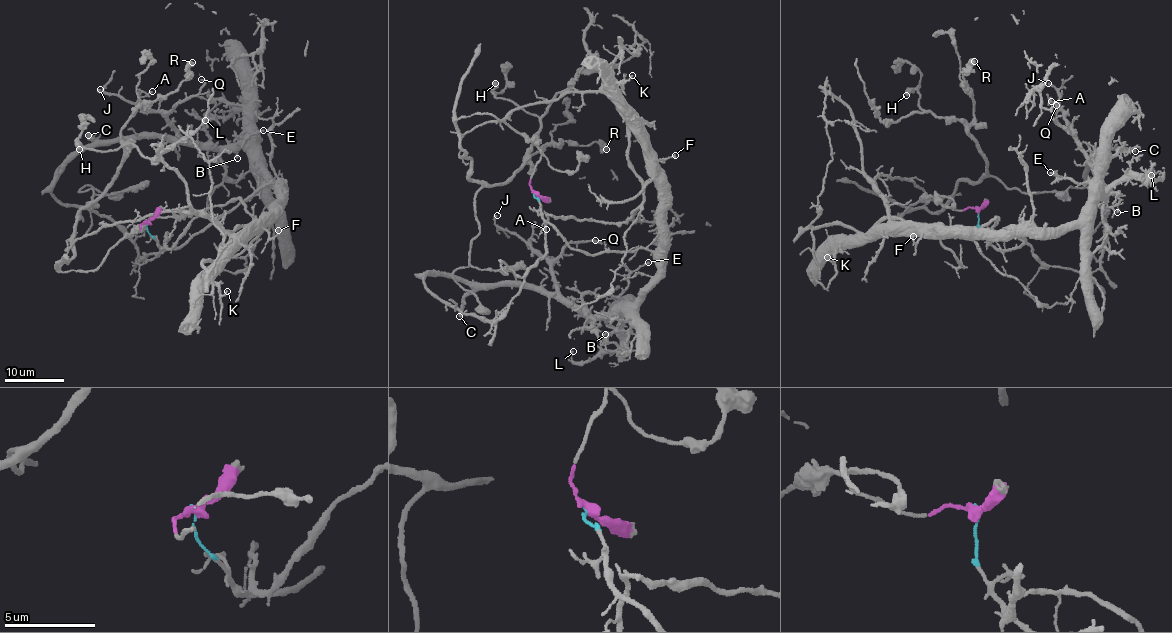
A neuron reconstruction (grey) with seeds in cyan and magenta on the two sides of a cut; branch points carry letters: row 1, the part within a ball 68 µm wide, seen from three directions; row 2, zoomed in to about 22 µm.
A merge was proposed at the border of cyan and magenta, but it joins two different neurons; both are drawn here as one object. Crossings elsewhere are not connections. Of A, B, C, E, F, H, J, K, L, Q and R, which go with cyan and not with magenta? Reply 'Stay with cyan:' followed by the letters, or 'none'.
Stay with cyan: A, B, C, E, F, J, K, L, Q

